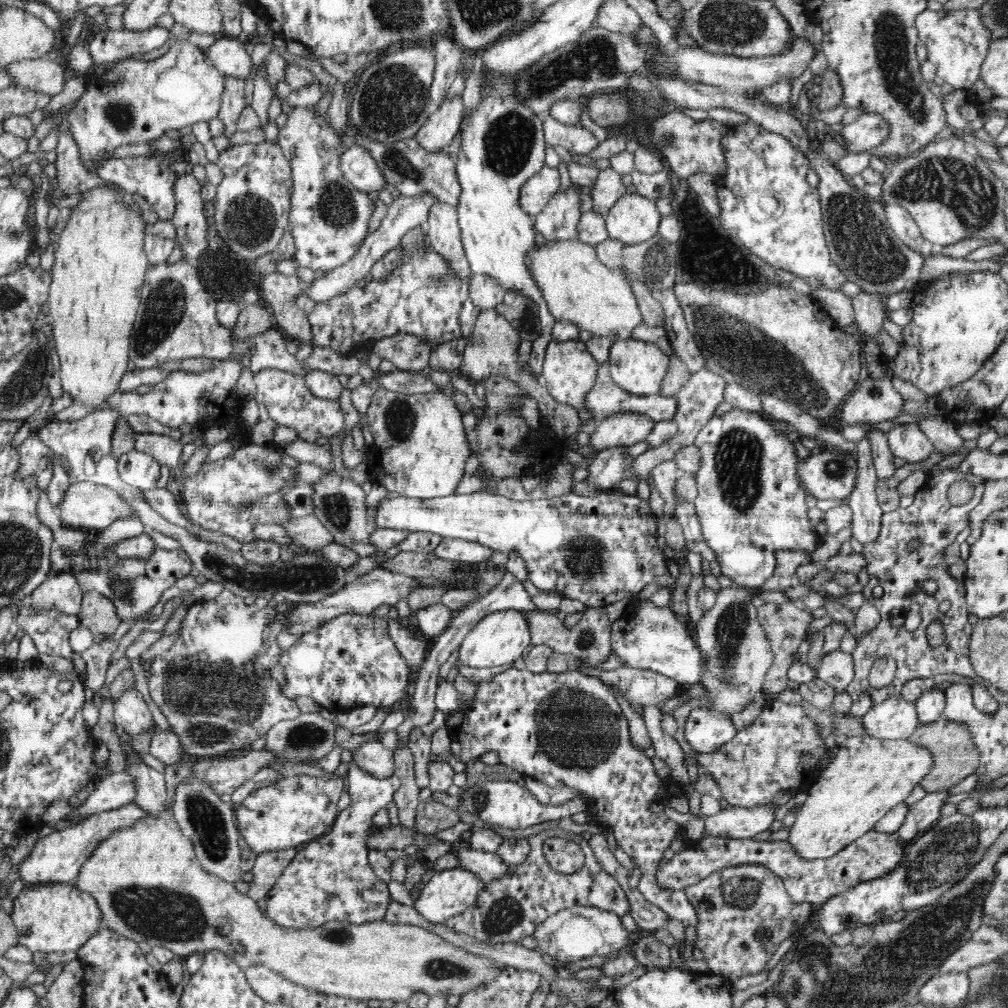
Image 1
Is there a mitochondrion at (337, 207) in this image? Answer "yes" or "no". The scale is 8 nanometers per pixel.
yes

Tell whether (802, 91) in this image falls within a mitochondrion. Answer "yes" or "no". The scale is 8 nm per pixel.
no

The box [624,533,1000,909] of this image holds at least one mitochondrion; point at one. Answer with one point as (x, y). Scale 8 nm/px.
(941, 861)

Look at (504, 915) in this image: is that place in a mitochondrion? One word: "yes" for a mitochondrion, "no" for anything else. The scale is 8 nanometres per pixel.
yes

